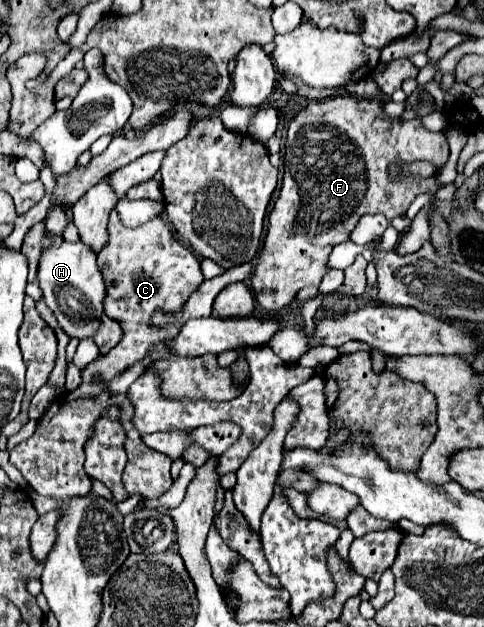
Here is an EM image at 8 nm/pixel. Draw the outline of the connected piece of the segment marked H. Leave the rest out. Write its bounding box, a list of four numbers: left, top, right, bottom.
[38,241,106,339]

